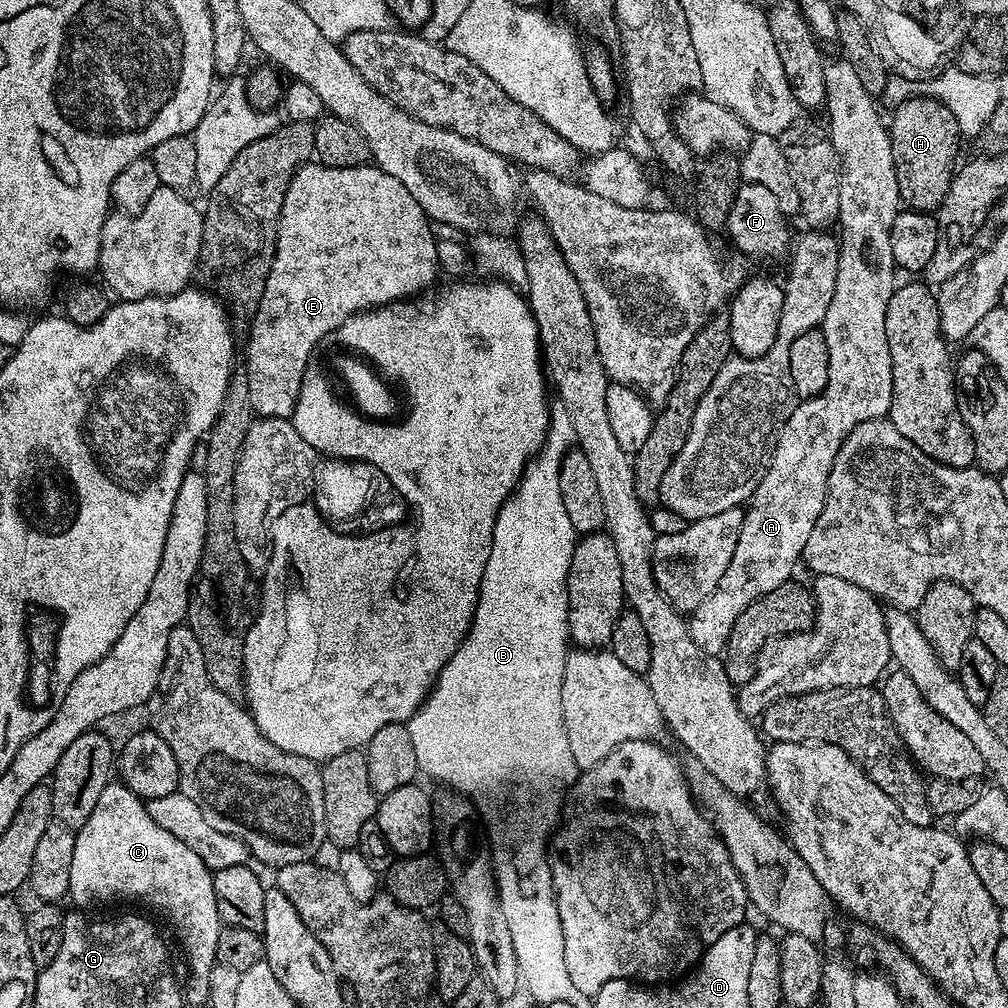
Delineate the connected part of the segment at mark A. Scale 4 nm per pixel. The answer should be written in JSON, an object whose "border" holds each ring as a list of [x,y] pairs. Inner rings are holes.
{"border":[[[837,58],[837,60],[829,59],[824,65],[824,81],[826,82],[824,104],[826,105],[826,109],[828,108],[826,131],[832,139],[832,145],[836,151],[836,160],[840,164],[840,214],[838,217],[840,253],[838,254],[838,280],[834,282],[834,298],[830,298],[830,310],[826,310],[826,318],[822,325],[822,331],[826,338],[826,350],[830,353],[830,378],[826,378],[826,390],[822,390],[822,394],[811,396],[809,400],[800,400],[793,407],[790,418],[784,423],[784,429],[781,430],[779,438],[776,439],[776,448],[772,452],[772,461],[768,464],[766,474],[762,478],[762,482],[758,482],[758,490],[754,490],[751,501],[747,505],[744,521],[742,522],[742,530],[738,534],[738,546],[734,546],[734,558],[730,558],[730,566],[726,566],[726,574],[722,574],[722,578],[718,582],[714,594],[710,594],[710,598],[706,598],[706,602],[702,602],[702,606],[695,608],[687,617],[690,638],[698,647],[704,649],[709,654],[723,653],[724,645],[727,644],[730,638],[730,630],[734,630],[734,622],[738,622],[738,614],[742,614],[742,610],[746,610],[746,606],[750,606],[758,598],[762,598],[766,594],[778,590],[778,586],[787,584],[793,579],[792,571],[795,570],[796,564],[798,568],[798,565],[801,563],[804,547],[806,546],[806,538],[810,538],[810,530],[814,528],[814,522],[818,520],[818,514],[822,512],[824,499],[828,497],[830,466],[834,466],[834,458],[838,454],[842,442],[850,434],[850,430],[854,430],[854,426],[858,426],[864,420],[879,420],[887,417],[890,410],[890,398],[892,397],[892,359],[890,358],[890,346],[886,342],[886,306],[892,297],[893,288],[897,287],[898,284],[898,279],[896,280],[898,269],[894,262],[894,254],[890,254],[890,226],[894,226],[894,218],[902,204],[900,191],[898,190],[898,178],[894,170],[892,143],[888,137],[885,121],[880,121],[880,112],[876,109],[877,101],[868,93],[866,86],[862,86],[862,82],[858,79],[858,70],[854,70],[854,66],[850,66],[848,60],[843,58]]]}

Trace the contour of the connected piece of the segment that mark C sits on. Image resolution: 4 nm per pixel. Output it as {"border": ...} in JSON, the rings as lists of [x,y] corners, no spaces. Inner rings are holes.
{"border":[[[109,782],[98,797],[90,818],[80,828],[75,829],[74,858],[70,861],[70,886],[68,896],[73,905],[88,906],[99,900],[145,900],[152,908],[157,908],[172,923],[180,944],[184,947],[184,956],[188,959],[188,968],[194,975],[186,980],[186,1000],[192,1004],[203,1005],[208,999],[208,975],[216,962],[216,947],[222,921],[214,898],[214,872],[204,864],[202,858],[190,846],[180,841],[154,822],[147,812],[147,803],[135,796],[122,783]]]}

